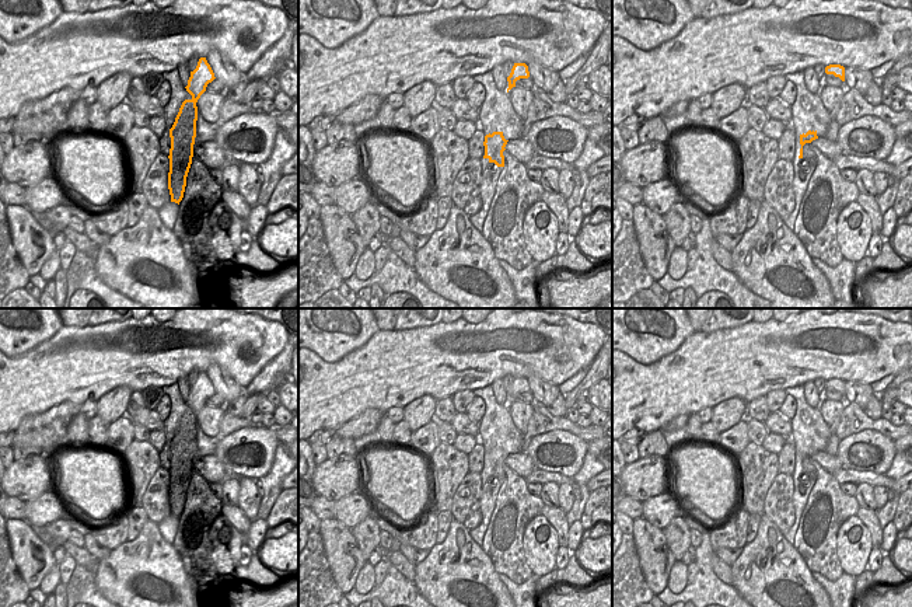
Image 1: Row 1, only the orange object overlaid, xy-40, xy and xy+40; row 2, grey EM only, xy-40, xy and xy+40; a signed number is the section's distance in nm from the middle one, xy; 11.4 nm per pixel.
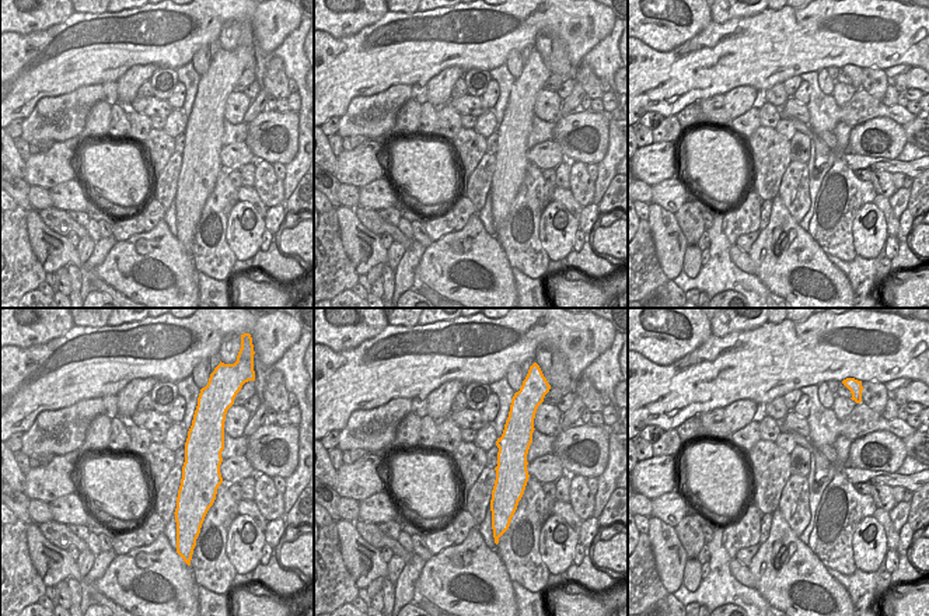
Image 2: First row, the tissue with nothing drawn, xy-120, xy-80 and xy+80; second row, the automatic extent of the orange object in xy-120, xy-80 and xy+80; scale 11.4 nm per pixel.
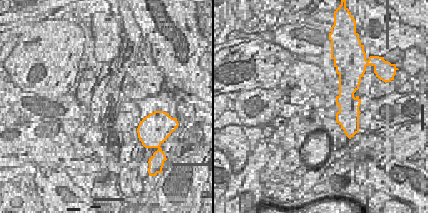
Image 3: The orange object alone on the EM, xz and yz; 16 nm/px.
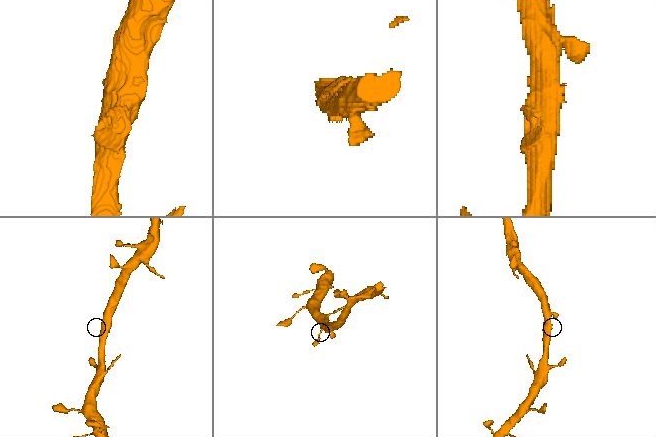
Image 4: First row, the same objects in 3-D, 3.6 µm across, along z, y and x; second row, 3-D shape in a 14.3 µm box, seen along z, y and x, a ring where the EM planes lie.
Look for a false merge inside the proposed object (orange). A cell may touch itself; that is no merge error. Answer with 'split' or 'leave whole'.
leave whole

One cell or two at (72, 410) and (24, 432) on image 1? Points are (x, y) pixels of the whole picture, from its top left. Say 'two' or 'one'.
one

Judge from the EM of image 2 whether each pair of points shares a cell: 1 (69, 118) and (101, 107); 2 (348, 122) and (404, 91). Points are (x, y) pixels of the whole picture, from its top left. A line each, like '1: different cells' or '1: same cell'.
1: different cells
2: same cell

